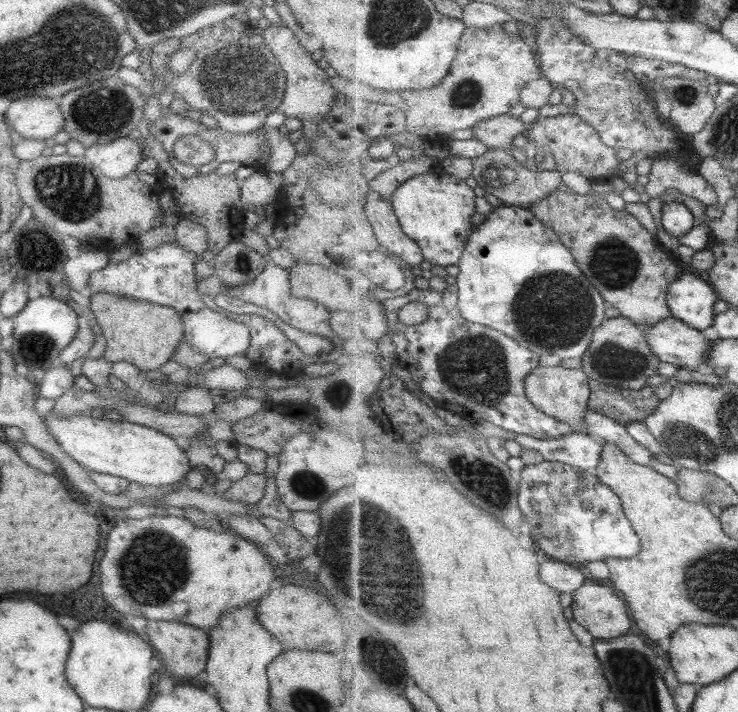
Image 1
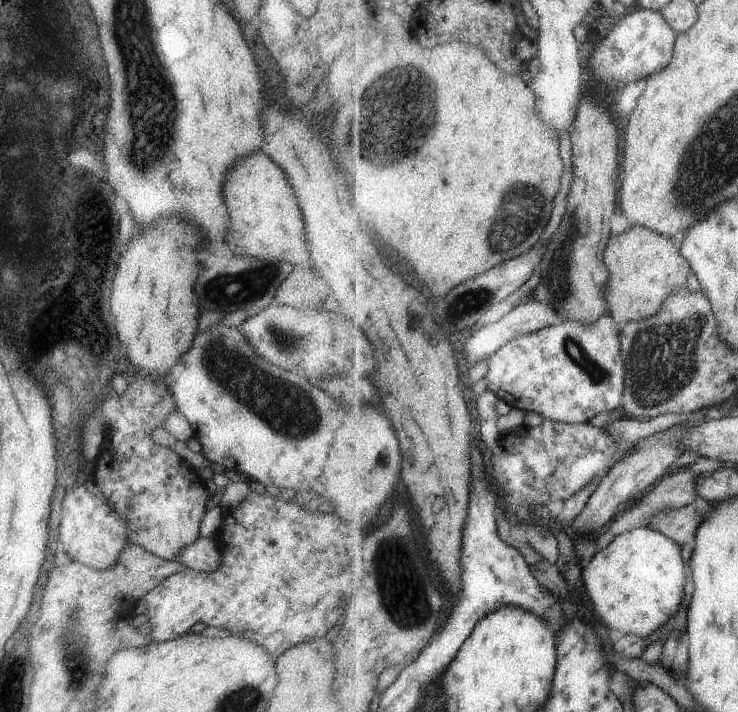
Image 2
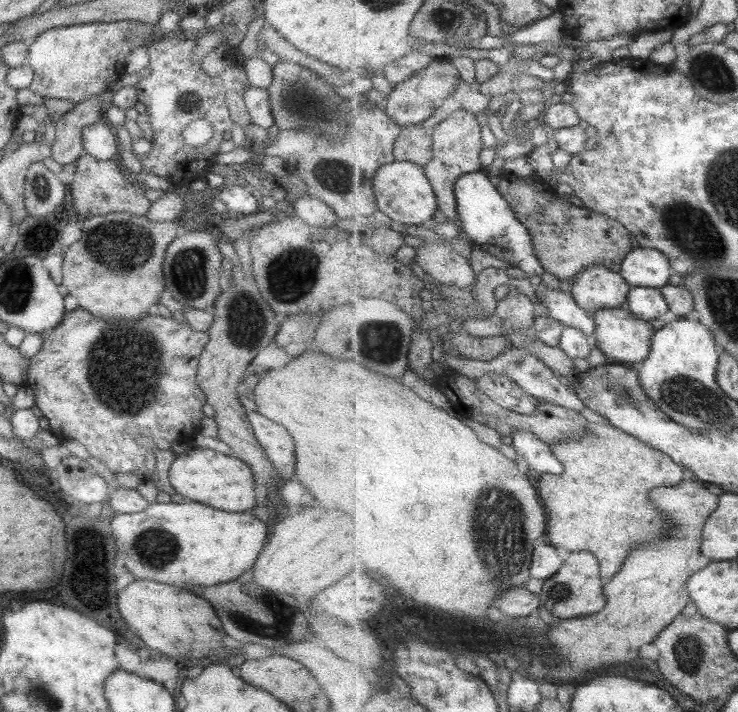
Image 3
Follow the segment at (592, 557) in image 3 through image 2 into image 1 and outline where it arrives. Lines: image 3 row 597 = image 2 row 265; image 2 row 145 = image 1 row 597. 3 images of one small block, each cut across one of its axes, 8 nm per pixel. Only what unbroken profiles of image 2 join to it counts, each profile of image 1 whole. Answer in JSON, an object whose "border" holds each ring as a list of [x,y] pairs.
{"border":[[[587,580],[585,586],[574,594],[575,620],[586,626],[596,638],[610,640],[626,636],[634,624],[626,602],[608,586]]]}

